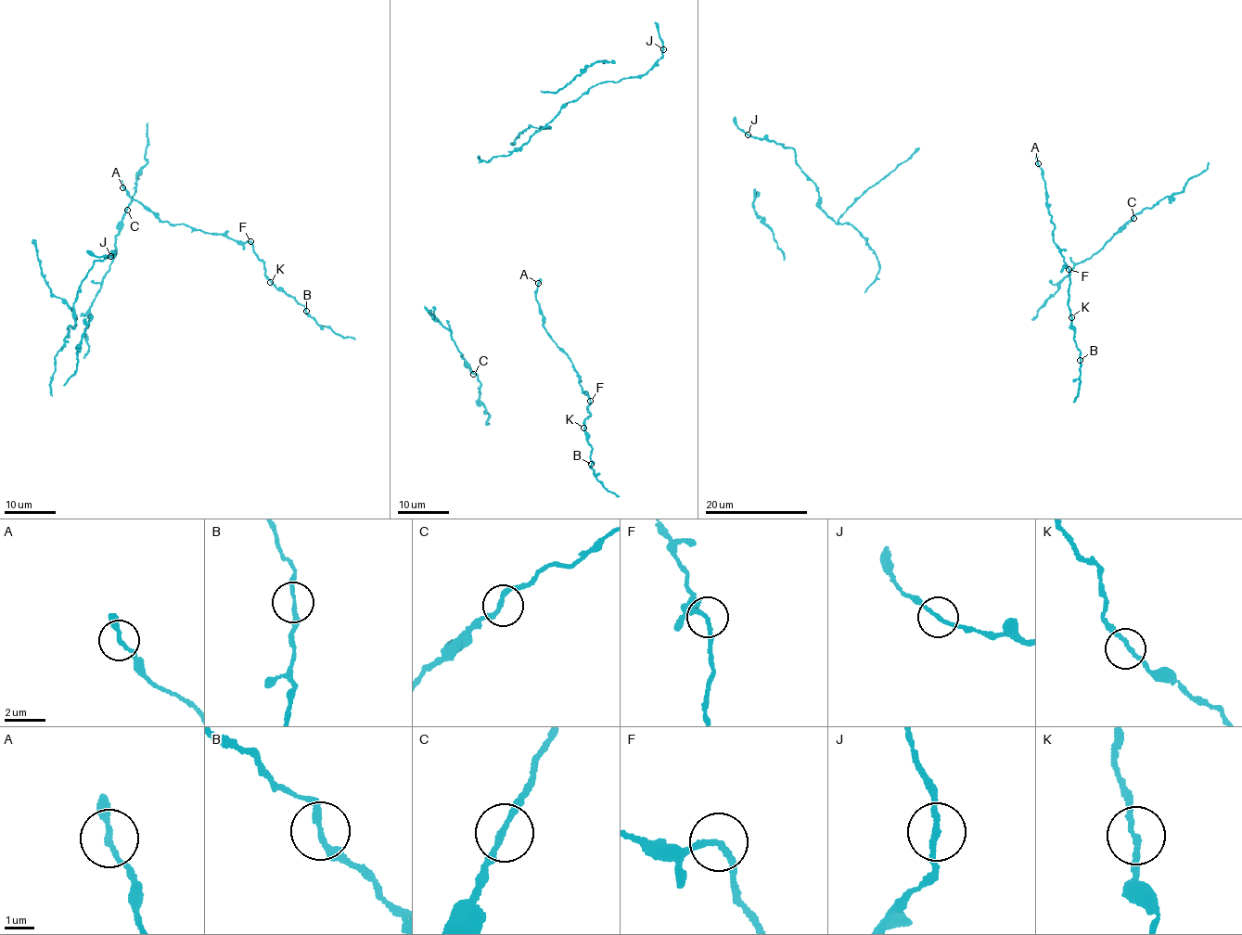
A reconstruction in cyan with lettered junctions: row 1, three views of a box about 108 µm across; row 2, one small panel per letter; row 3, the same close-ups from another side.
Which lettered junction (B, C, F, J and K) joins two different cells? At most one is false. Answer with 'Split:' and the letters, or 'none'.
Split: none

